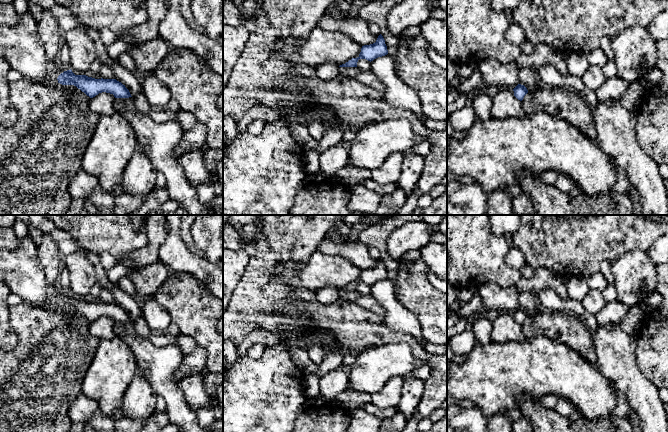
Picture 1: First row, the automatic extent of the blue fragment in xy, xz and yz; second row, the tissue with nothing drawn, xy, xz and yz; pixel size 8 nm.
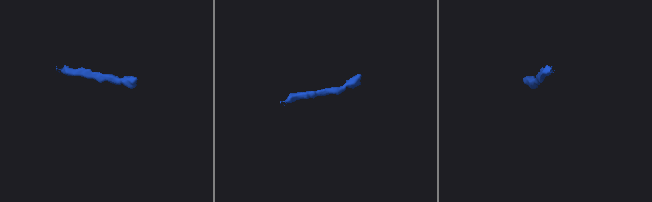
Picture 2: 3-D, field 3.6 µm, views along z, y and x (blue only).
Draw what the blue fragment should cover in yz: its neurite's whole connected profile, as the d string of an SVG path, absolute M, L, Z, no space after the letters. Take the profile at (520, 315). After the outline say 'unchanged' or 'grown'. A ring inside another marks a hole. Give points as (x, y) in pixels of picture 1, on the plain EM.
M518 308L514 313L514 320L522 325L524 320L528 317L527 312L524 309Z; unchanged

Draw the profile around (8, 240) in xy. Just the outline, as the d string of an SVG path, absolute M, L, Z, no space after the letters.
M0 227L0 250L16 249L19 247L20 239L16 236L12 227Z

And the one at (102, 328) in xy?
M102 316L90 322L89 332L100 341L109 340L116 336L114 333L114 325L115 321L113 318Z

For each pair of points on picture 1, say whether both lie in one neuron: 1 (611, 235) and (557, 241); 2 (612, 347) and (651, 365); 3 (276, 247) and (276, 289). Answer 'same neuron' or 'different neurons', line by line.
1: same neuron
2: different neurons
3: same neuron

